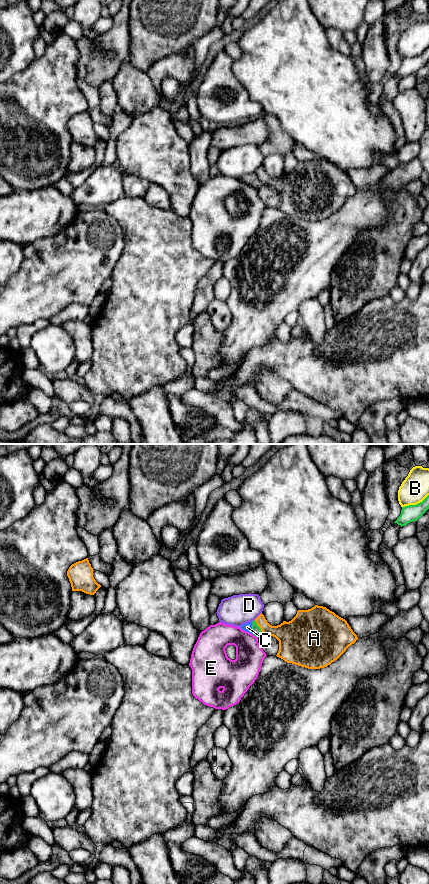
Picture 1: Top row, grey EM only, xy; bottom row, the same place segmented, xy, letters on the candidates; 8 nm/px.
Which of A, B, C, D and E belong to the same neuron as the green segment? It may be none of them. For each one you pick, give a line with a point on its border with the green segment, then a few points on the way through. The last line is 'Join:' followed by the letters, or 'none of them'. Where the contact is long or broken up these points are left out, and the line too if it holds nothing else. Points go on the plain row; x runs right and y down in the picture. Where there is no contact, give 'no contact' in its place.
C: meets green in xy at (252, 180); runs through xy (256, 182), (252, 180), (247, 179)
Join: C

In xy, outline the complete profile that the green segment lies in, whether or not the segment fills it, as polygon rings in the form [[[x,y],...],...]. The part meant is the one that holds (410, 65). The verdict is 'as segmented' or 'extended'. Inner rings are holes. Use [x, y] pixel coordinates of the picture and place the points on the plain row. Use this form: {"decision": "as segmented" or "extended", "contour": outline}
{"decision": "as segmented", "contour": [[[429,47],[416,57],[402,59],[401,66],[394,75],[405,78],[410,74],[417,73],[429,61]]]}

